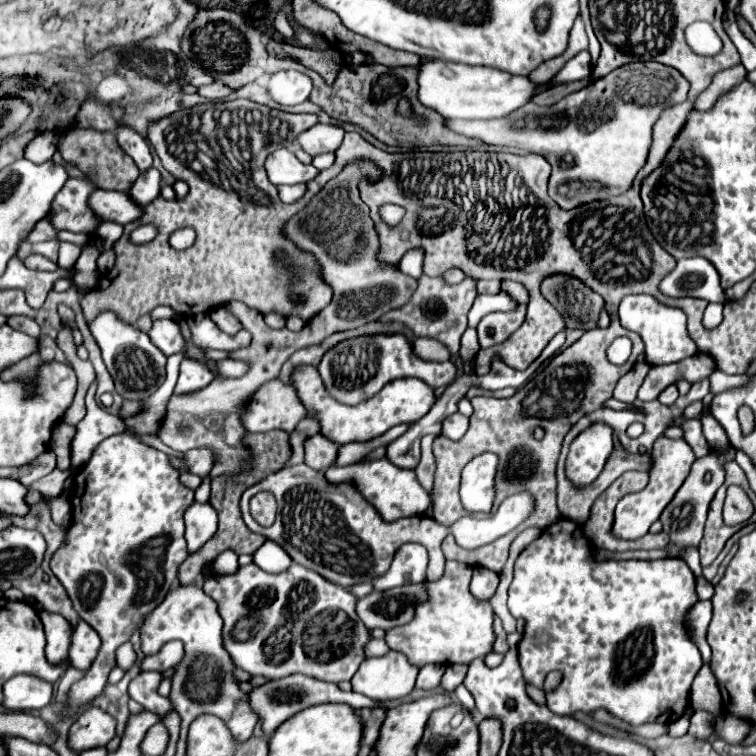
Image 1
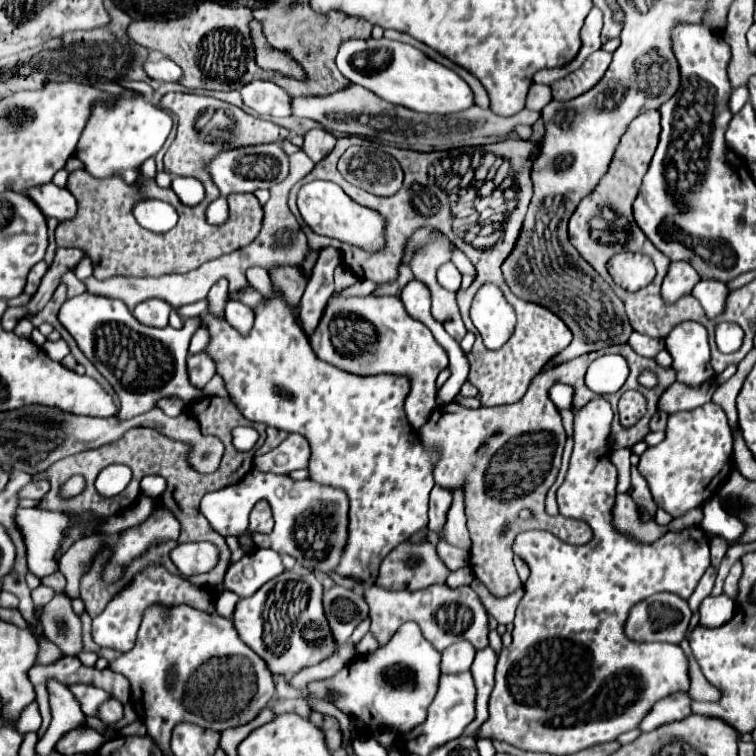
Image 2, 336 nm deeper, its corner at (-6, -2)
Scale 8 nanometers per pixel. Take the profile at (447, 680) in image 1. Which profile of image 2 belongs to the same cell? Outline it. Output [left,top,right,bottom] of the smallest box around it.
[464,646,498,734]

